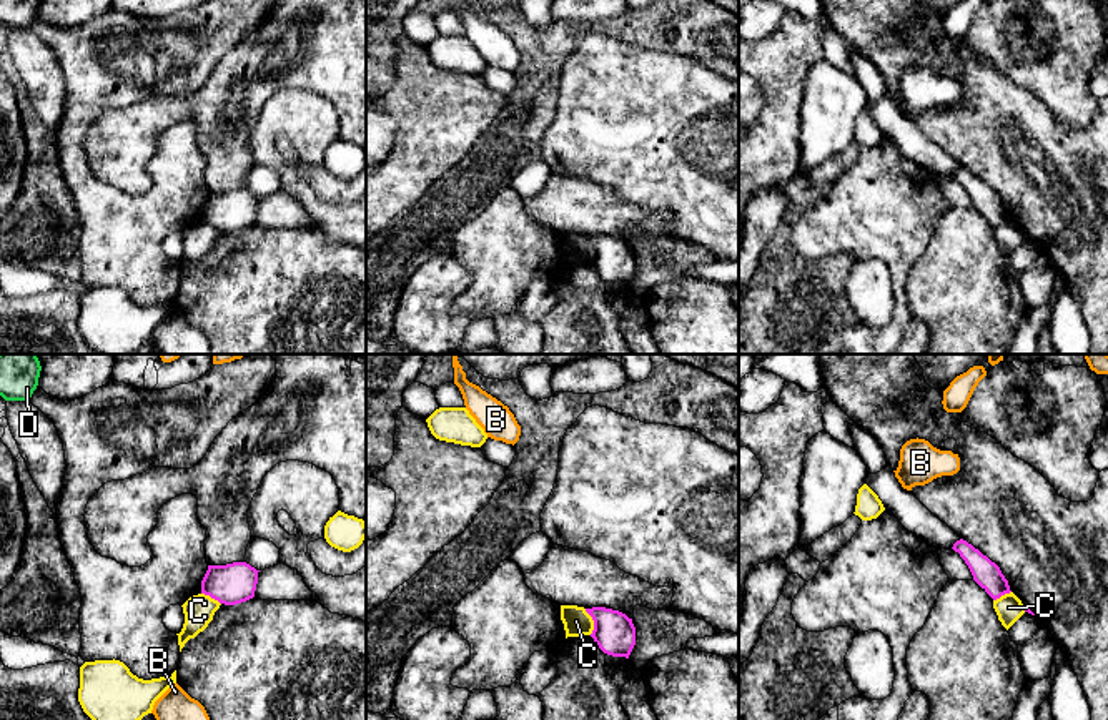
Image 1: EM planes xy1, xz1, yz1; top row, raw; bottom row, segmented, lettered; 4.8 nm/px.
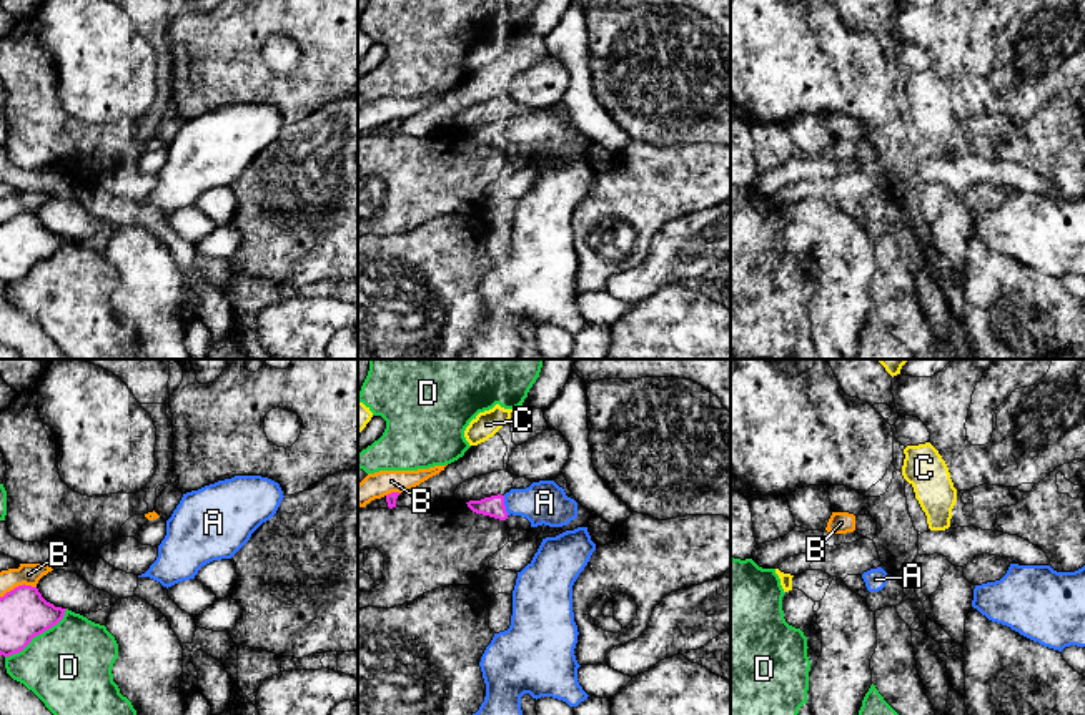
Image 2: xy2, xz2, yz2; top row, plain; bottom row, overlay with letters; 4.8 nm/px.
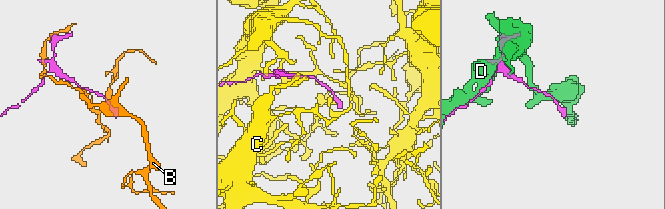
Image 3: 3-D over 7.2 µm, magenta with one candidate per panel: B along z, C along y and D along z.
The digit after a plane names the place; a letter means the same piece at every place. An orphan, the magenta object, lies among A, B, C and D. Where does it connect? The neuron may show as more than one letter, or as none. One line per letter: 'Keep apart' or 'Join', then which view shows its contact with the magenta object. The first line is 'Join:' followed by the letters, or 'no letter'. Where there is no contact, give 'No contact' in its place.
Join: A
A: Join. Touches magenta in xz2
B: Keep apart. Touches magenta in xy2
C: Keep apart. Touches magenta in xz1
D: Keep apart. Touches magenta in xy2

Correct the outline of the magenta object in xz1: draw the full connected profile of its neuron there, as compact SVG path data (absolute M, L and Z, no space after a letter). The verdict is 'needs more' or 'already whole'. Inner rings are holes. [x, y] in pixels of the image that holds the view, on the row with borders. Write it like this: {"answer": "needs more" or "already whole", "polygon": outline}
{"answer": "already whole", "polygon": "M606 607L586 609L594 620L591 637L599 648L612 657L629 658L636 645L636 627L626 614Z"}

